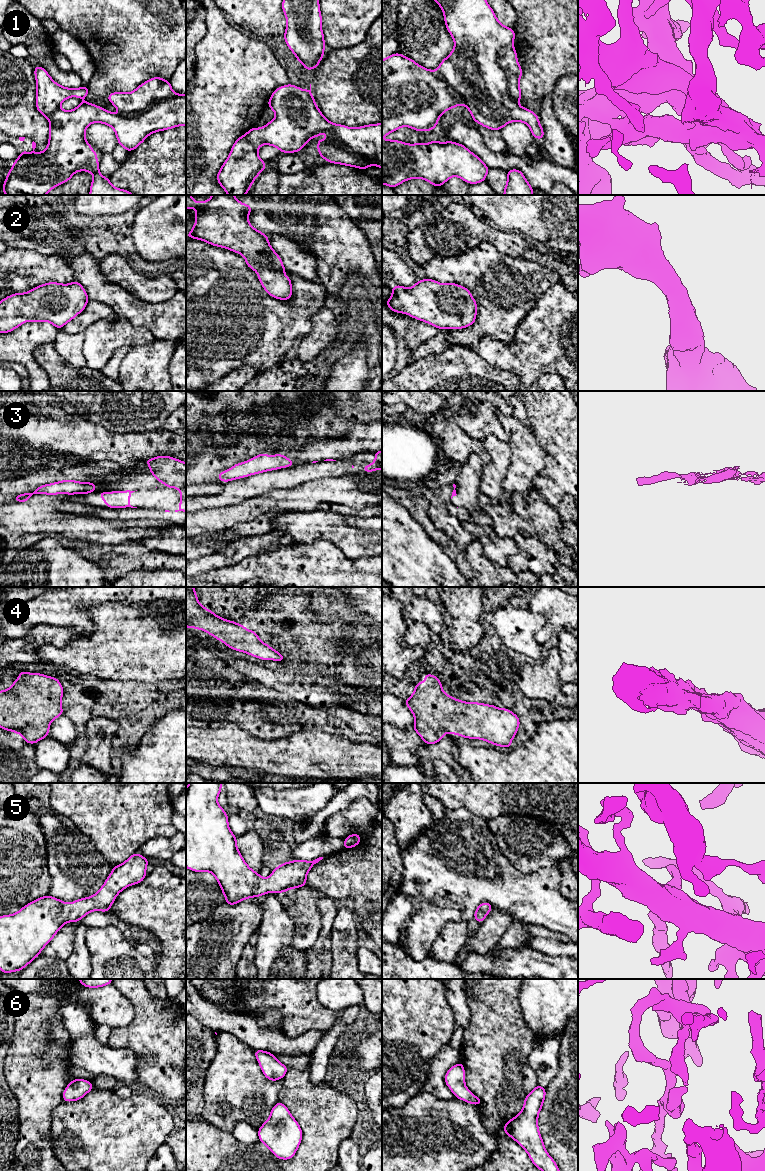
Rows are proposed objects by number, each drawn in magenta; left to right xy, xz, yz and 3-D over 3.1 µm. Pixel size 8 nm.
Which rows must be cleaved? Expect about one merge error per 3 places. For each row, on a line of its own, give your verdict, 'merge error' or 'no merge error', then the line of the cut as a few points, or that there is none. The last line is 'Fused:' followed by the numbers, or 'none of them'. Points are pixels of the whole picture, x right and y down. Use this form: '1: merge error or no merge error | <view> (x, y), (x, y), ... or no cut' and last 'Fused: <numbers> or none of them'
1: no merge error | no cut
2: no merge error | no cut
3: merge error | xy (94, 489), (91, 491)
4: no merge error | no cut
5: no merge error | no cut
6: no merge error | no cut
Fused: 3

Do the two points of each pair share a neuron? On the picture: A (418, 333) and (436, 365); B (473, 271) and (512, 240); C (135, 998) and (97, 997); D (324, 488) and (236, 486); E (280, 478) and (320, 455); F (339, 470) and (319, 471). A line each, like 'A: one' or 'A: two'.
A: two
B: two
C: two
D: two
E: two
F: one

